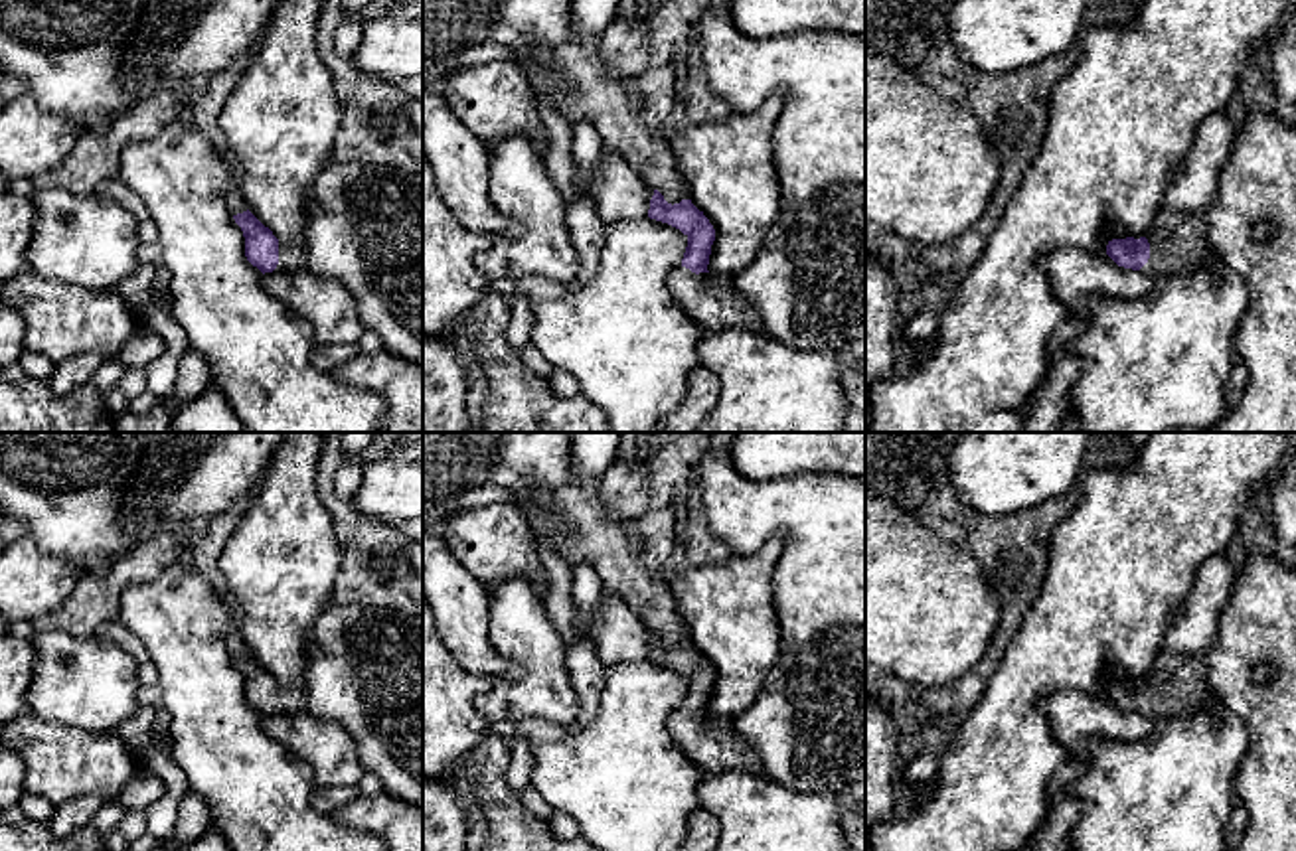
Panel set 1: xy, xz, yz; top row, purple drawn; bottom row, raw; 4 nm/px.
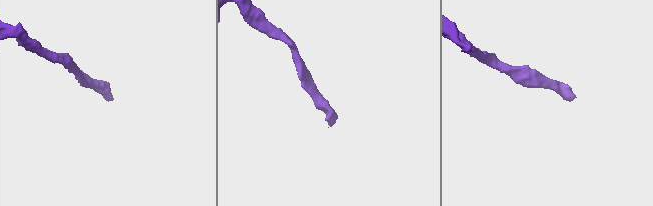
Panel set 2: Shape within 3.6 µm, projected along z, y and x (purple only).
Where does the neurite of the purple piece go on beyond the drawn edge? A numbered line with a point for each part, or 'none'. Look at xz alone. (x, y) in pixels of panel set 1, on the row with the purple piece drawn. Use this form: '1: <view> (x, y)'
1: xz (712, 301)

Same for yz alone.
1: yz (1178, 241)

